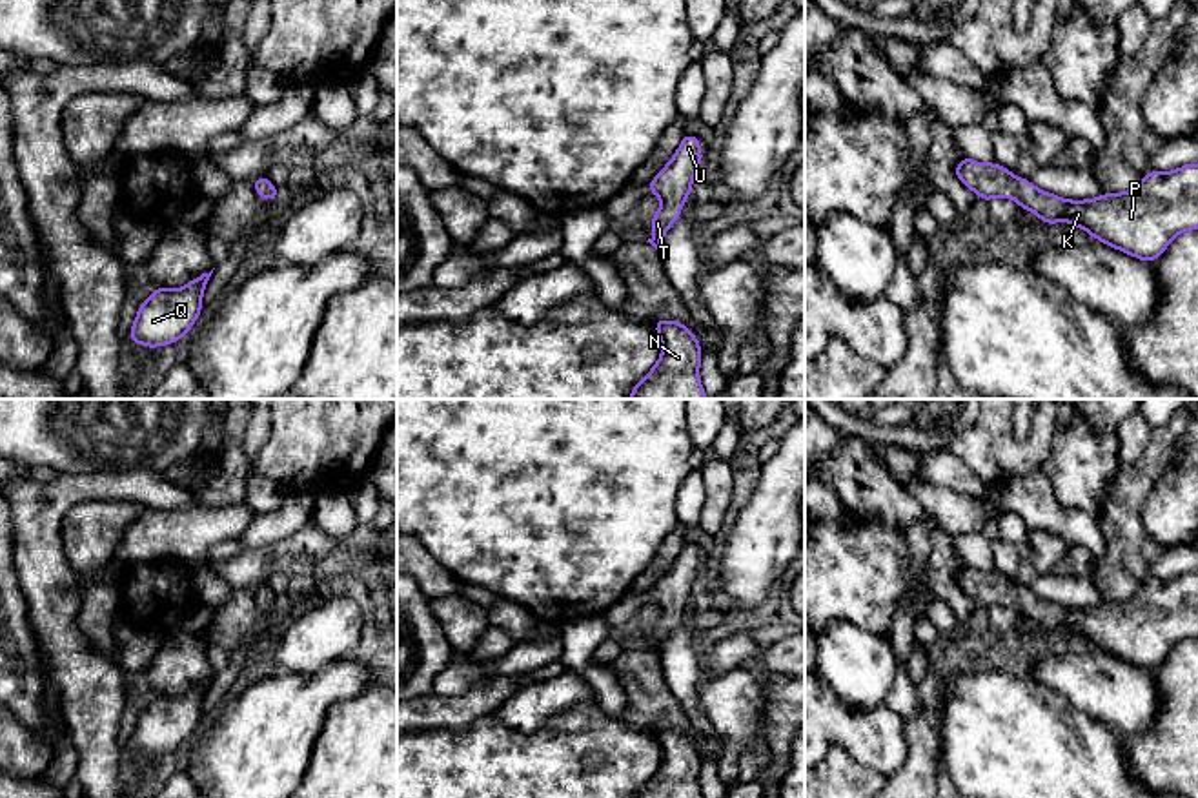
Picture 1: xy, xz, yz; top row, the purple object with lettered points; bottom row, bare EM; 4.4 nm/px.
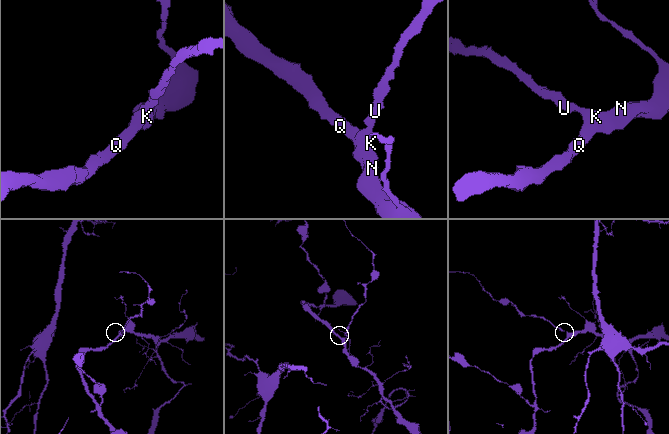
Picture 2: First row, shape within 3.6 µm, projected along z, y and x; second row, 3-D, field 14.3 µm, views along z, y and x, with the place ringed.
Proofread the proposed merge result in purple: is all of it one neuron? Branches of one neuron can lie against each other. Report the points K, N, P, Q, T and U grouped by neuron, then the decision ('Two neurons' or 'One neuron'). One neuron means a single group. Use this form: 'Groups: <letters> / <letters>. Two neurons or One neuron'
Groups: K N P Q T U. One neuron

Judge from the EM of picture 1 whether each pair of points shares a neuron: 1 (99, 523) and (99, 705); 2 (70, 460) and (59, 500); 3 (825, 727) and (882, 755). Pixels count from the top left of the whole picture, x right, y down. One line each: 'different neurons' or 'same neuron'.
1: different neurons
2: different neurons
3: same neuron

